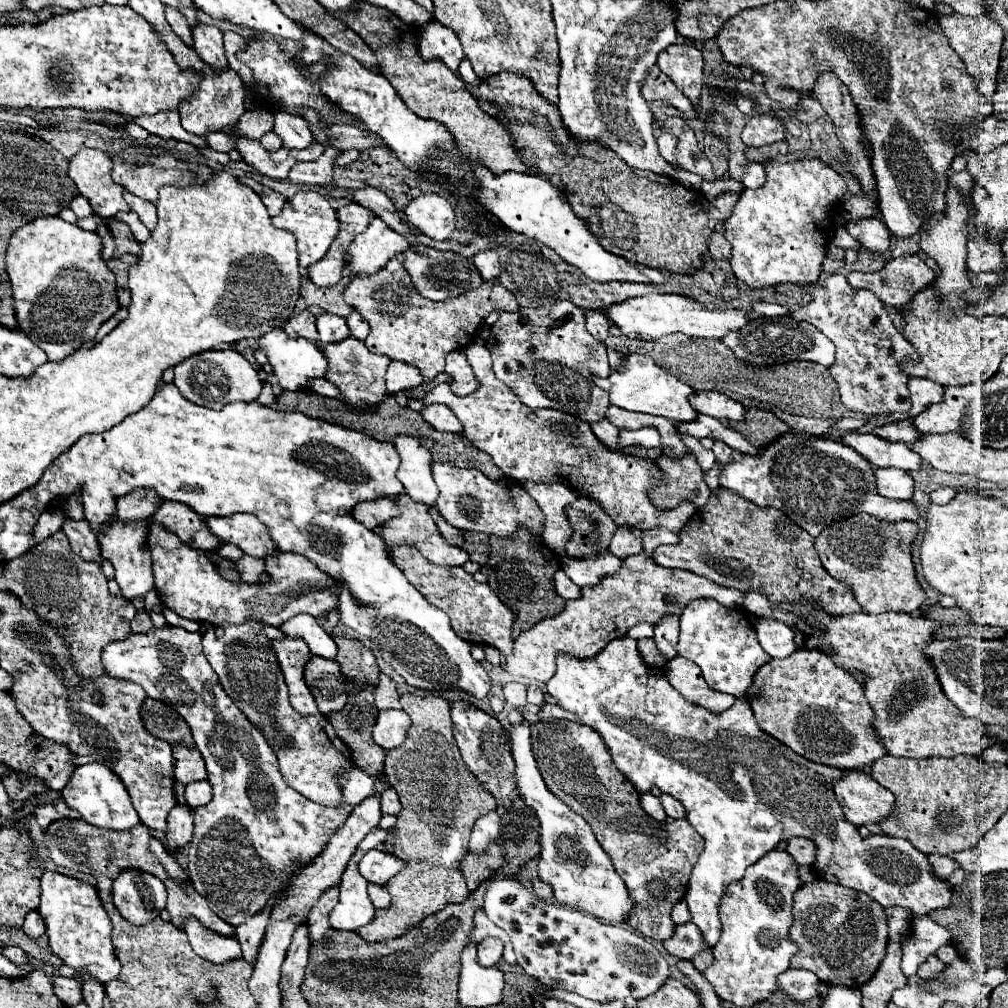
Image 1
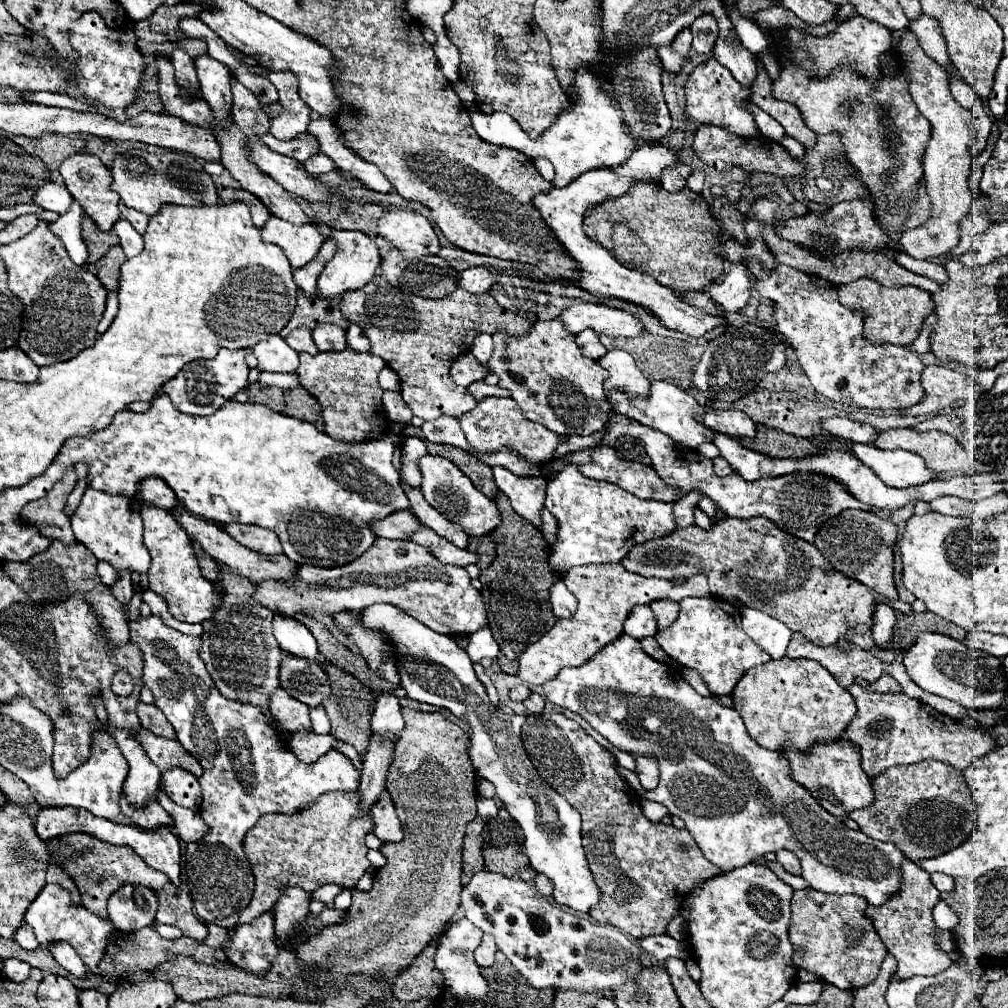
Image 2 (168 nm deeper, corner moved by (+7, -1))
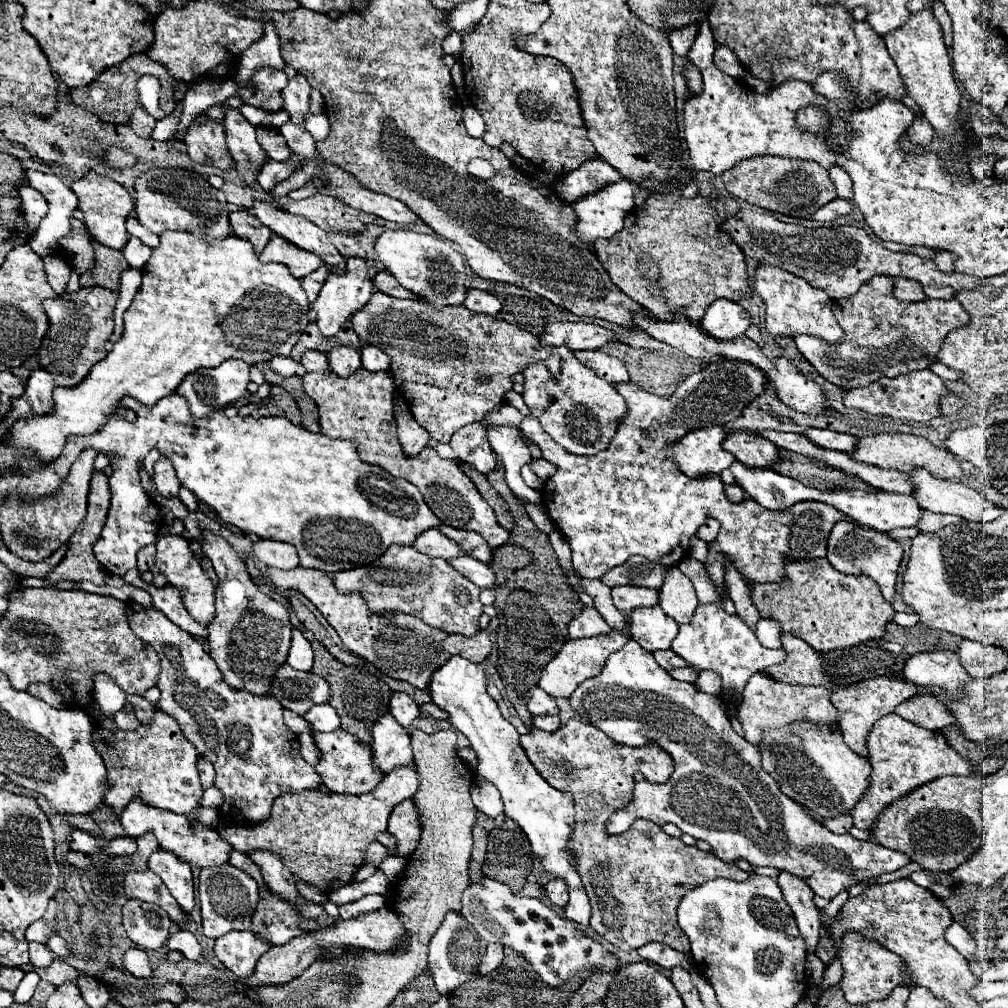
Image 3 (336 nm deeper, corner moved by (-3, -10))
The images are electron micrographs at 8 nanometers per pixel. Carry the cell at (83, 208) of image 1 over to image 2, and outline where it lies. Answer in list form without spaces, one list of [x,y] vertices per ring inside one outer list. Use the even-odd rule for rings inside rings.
[[[46,183],[46,185],[42,185],[38,189],[34,201],[36,201],[36,205],[44,207],[46,211],[54,211],[54,213],[62,215],[62,213],[66,213],[70,209],[74,199],[72,199],[72,195],[70,195],[70,191],[66,187],[56,185],[56,183]]]

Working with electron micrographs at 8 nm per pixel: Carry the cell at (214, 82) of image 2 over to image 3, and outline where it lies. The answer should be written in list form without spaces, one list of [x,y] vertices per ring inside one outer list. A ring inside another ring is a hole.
[[[228,108],[226,120],[224,120],[224,130],[226,130],[228,150],[236,162],[240,180],[248,186],[254,186],[260,170],[270,160],[268,154],[258,144],[254,126],[248,120],[244,120],[240,110]]]

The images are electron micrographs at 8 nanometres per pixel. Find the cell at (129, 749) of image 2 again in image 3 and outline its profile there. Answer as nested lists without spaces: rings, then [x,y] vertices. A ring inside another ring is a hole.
[[[132,800],[128,804],[128,808],[124,810],[120,824],[124,828],[124,834],[130,838],[138,838],[140,834],[146,834],[148,830],[152,830],[156,834],[162,850],[172,852],[182,862],[186,862],[194,868],[200,868],[200,870],[208,868],[208,866],[226,864],[230,858],[230,852],[234,850],[234,848],[230,848],[230,844],[226,844],[226,840],[222,840],[218,836],[216,828],[210,828],[210,826],[198,822],[198,808],[194,808],[188,814],[174,814],[174,812],[166,812],[166,810],[158,810],[158,808],[146,808],[146,804],[142,804],[140,800]]]

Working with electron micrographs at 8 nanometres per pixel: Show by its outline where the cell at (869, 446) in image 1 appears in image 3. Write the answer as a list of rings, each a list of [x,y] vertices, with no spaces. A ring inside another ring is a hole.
[[[920,470],[910,472],[910,476],[912,476],[914,486],[916,486],[914,498],[920,504],[920,508],[924,508],[924,510],[938,512],[938,514],[954,514],[954,516],[960,516],[964,520],[974,520],[974,522],[992,522],[1004,514],[1002,506],[996,506],[982,492],[978,492],[978,490],[974,490],[962,482],[940,480],[940,478],[926,474],[926,472],[920,472]]]

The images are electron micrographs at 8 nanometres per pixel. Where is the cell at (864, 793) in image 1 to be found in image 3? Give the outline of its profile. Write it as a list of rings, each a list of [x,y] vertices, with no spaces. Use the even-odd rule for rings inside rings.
[[[794,722],[784,728],[766,728],[764,736],[758,744],[760,756],[762,756],[762,770],[768,772],[780,786],[780,790],[792,798],[794,802],[802,804],[812,812],[814,818],[836,818],[850,812],[850,806],[854,806],[868,786],[872,766],[868,758],[860,758],[856,752],[852,752],[844,740],[838,728],[830,728],[830,724],[814,724],[814,722]]]

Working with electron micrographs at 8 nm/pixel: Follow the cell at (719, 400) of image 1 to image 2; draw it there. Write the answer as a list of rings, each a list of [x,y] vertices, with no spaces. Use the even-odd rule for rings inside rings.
[[[708,409],[704,415],[700,415],[700,423],[730,437],[754,437],[756,429],[754,421],[744,411],[736,409]]]

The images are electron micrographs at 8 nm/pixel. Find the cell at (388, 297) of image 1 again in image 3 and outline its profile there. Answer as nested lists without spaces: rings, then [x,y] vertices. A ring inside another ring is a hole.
[[[374,292],[366,308],[352,316],[354,332],[368,344],[380,348],[392,358],[390,374],[394,378],[396,392],[406,400],[414,420],[438,442],[448,442],[452,434],[472,422],[480,422],[494,406],[504,404],[506,392],[512,390],[512,376],[524,372],[530,364],[546,360],[552,348],[538,348],[538,338],[522,328],[506,324],[496,316],[482,316],[468,312],[466,306],[450,306],[442,312],[434,312],[418,300],[400,300]]]

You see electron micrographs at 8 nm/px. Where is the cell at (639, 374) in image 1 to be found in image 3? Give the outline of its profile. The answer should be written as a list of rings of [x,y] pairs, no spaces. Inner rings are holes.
[[[708,426],[688,432],[680,442],[670,446],[670,456],[676,460],[678,468],[690,478],[704,478],[722,474],[730,468],[734,456],[722,448],[726,440],[726,430],[722,426]]]

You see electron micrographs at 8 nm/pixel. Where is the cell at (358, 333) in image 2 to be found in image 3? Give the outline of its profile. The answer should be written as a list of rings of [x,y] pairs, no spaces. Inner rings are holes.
[[[366,346],[360,350],[362,356],[362,366],[368,372],[380,372],[380,370],[388,370],[390,368],[390,356],[384,354],[380,348],[376,346]]]

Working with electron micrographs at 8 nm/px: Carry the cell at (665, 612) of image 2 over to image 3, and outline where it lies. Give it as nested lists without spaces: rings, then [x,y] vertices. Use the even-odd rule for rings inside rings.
[[[672,567],[670,572],[666,572],[658,598],[660,598],[660,608],[668,616],[672,616],[678,624],[686,624],[686,620],[690,620],[690,616],[694,614],[694,608],[698,606],[694,586],[678,570],[678,567]]]

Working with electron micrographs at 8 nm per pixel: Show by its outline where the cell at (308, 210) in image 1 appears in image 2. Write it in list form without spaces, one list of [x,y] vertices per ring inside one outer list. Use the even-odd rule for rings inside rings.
[[[272,215],[262,227],[262,237],[266,243],[276,243],[284,249],[292,269],[304,267],[314,259],[324,243],[324,235],[314,223],[292,225],[276,215]]]

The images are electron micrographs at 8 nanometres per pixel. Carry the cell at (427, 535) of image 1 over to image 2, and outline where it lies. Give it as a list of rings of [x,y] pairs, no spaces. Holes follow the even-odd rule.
[[[420,525],[418,531],[414,531],[410,535],[410,539],[418,545],[422,545],[424,549],[428,549],[440,563],[448,563],[448,565],[458,565],[458,567],[466,567],[468,563],[476,563],[478,555],[468,551],[468,549],[460,549],[452,543],[448,543],[444,537],[436,535],[432,529],[428,529],[426,525]]]

